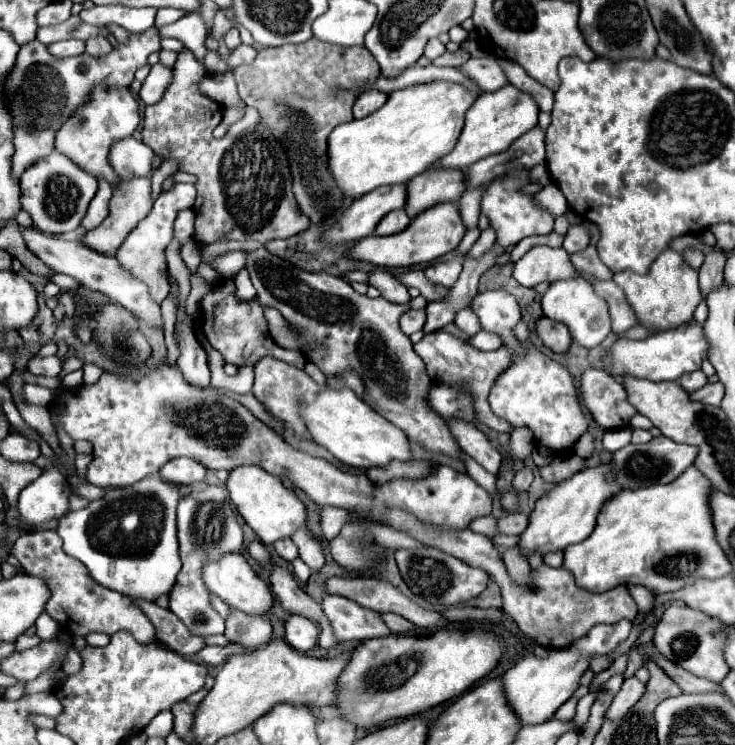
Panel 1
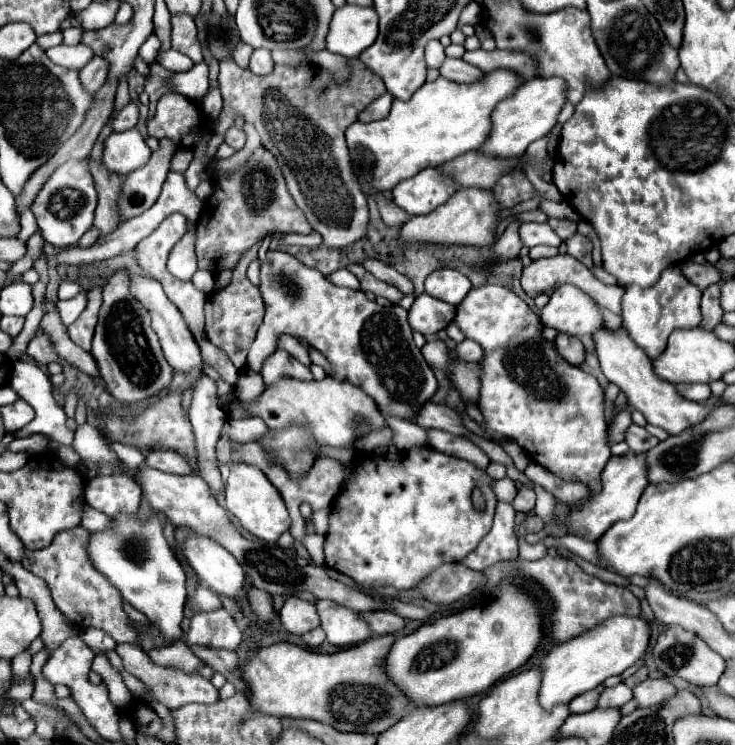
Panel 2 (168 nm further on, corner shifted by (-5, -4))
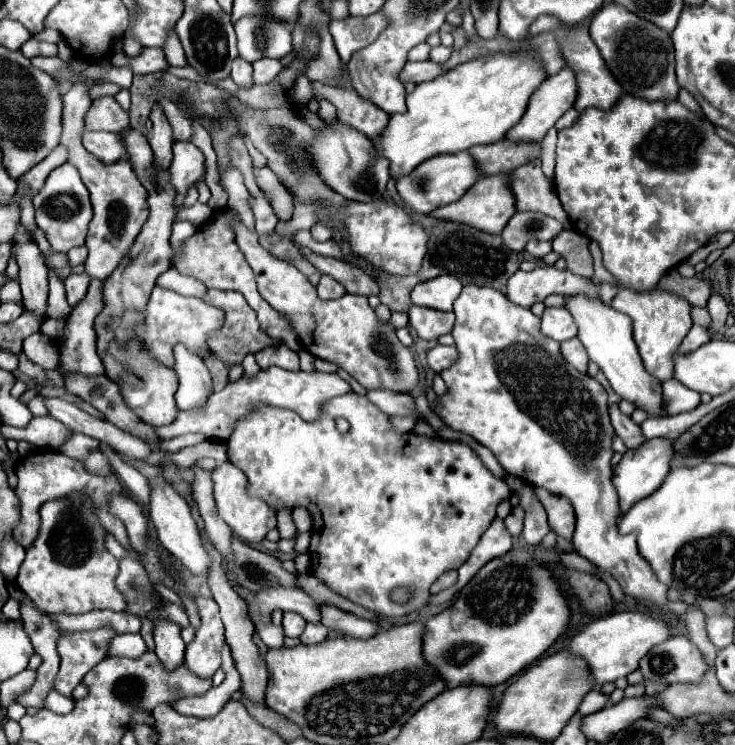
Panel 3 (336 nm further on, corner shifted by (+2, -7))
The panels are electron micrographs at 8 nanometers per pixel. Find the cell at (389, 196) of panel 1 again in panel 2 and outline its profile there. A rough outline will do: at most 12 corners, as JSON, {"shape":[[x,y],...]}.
{"shape":[[437,167],[401,181],[393,201],[425,215],[457,189]]}

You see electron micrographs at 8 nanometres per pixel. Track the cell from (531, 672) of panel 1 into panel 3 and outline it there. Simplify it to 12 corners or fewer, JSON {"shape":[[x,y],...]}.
{"shape":[[642,612],[590,622],[570,640],[600,688],[634,672],[670,624]]}

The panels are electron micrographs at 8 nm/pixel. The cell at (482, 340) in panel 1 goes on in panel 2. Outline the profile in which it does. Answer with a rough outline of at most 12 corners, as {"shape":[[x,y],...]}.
{"shape":[[471,339],[457,345],[463,361],[479,363],[483,347]]}

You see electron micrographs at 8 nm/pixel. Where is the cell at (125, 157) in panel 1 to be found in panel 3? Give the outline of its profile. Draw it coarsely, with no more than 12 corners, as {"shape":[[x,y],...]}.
{"shape":[[84,132],[82,144],[102,162],[128,158],[112,132]]}

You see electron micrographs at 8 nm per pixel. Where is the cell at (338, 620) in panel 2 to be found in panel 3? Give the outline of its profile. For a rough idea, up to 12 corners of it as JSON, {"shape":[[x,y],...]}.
{"shape":[[298,588],[260,590],[248,606],[252,622],[274,610],[320,624],[318,604]]}

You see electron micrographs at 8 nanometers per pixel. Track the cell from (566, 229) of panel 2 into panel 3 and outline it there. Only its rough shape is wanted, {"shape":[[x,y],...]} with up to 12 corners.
{"shape":[[516,212],[502,230],[504,246],[522,252],[552,240],[562,224],[540,212]]}

